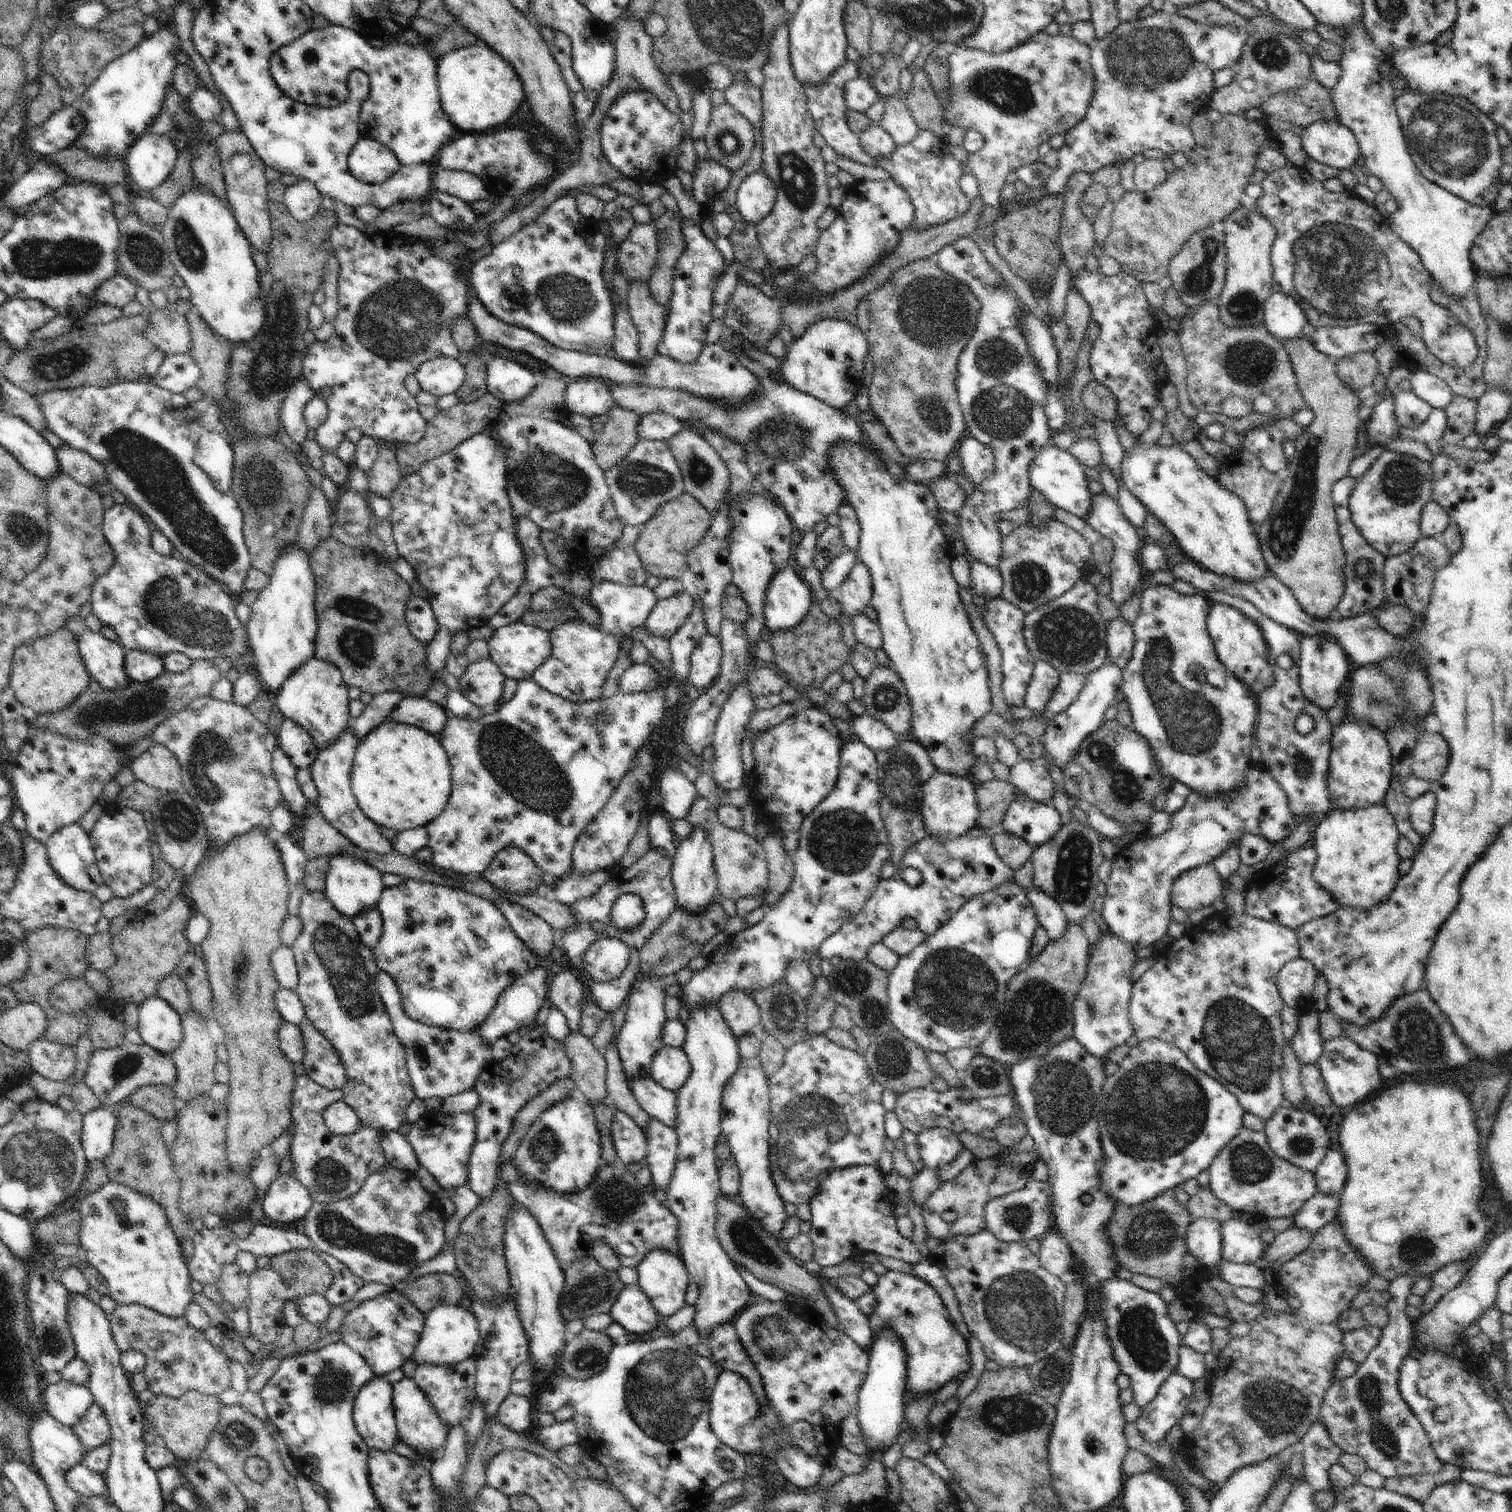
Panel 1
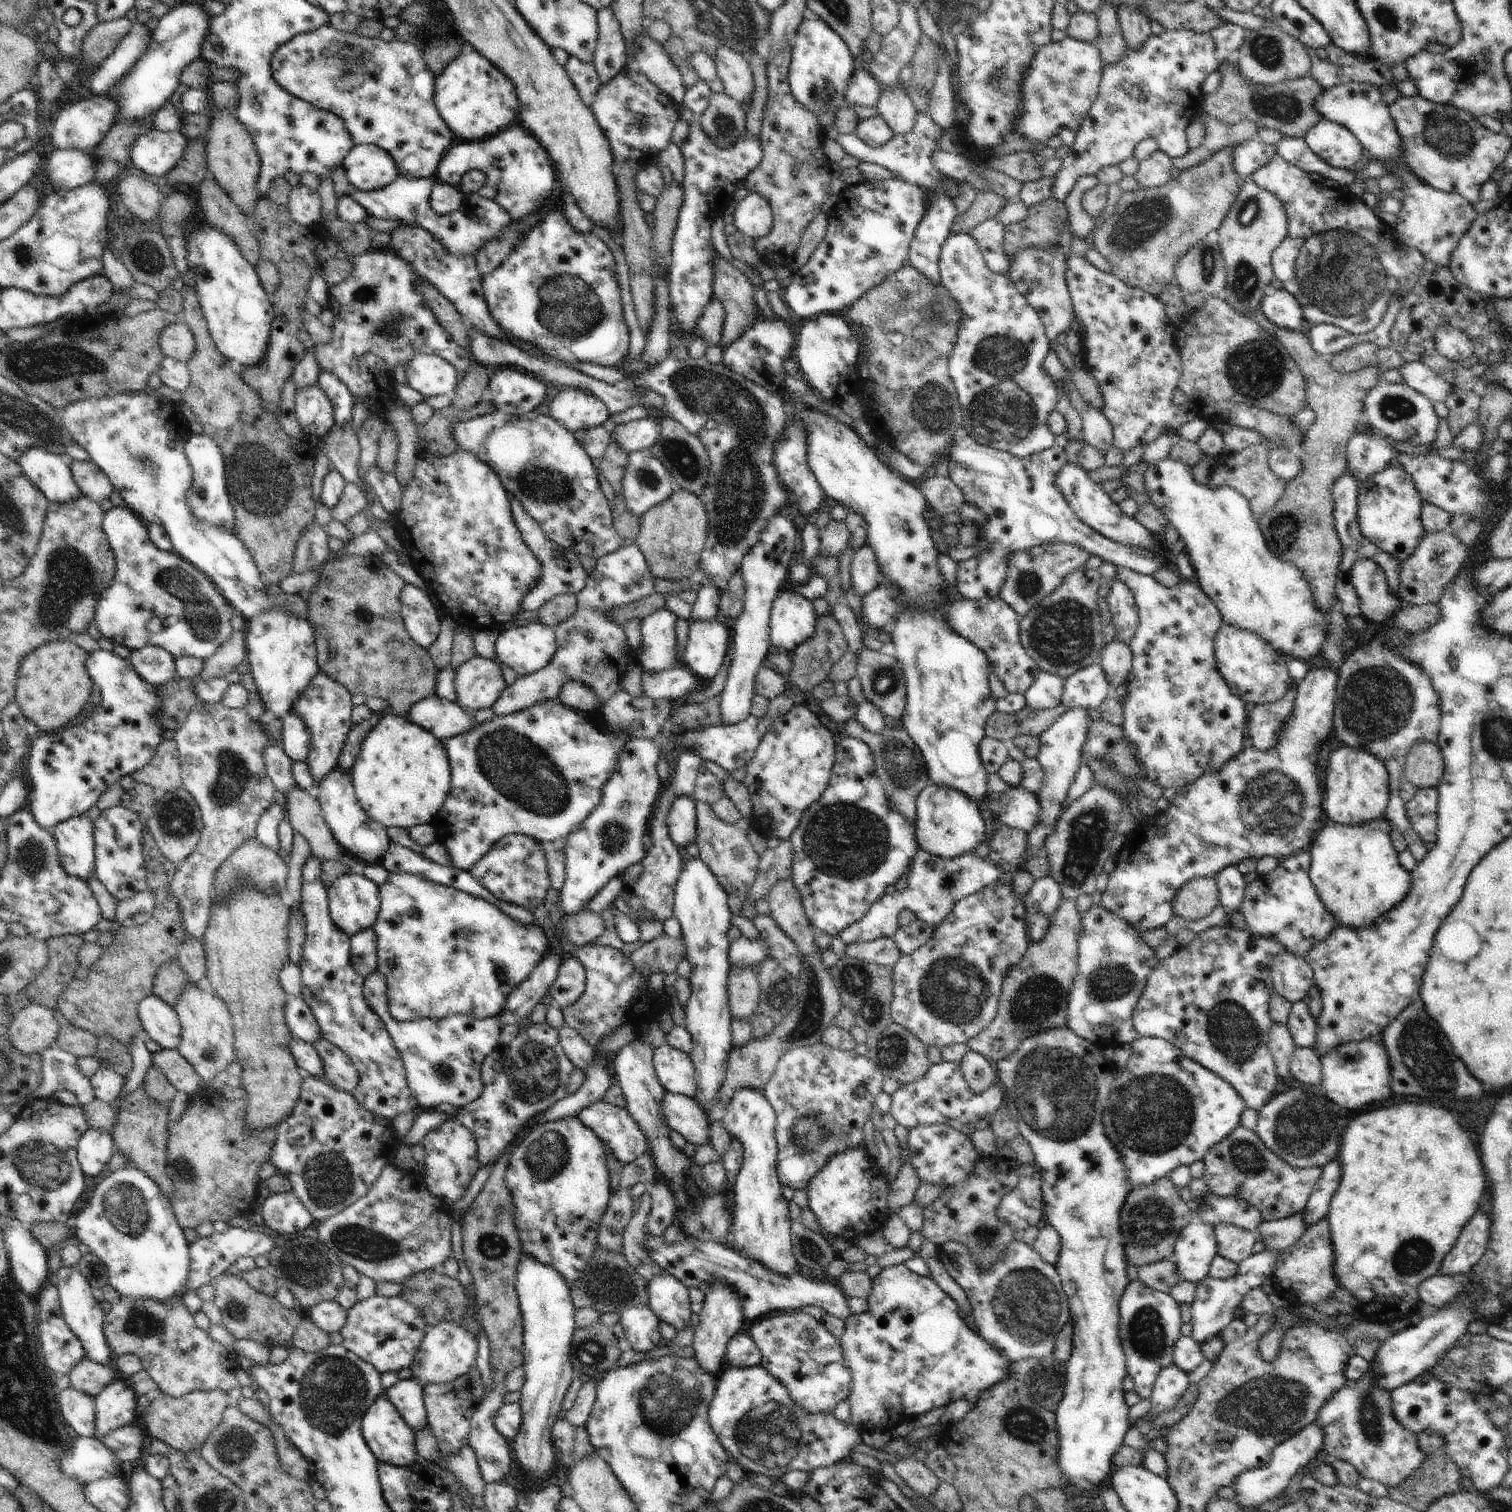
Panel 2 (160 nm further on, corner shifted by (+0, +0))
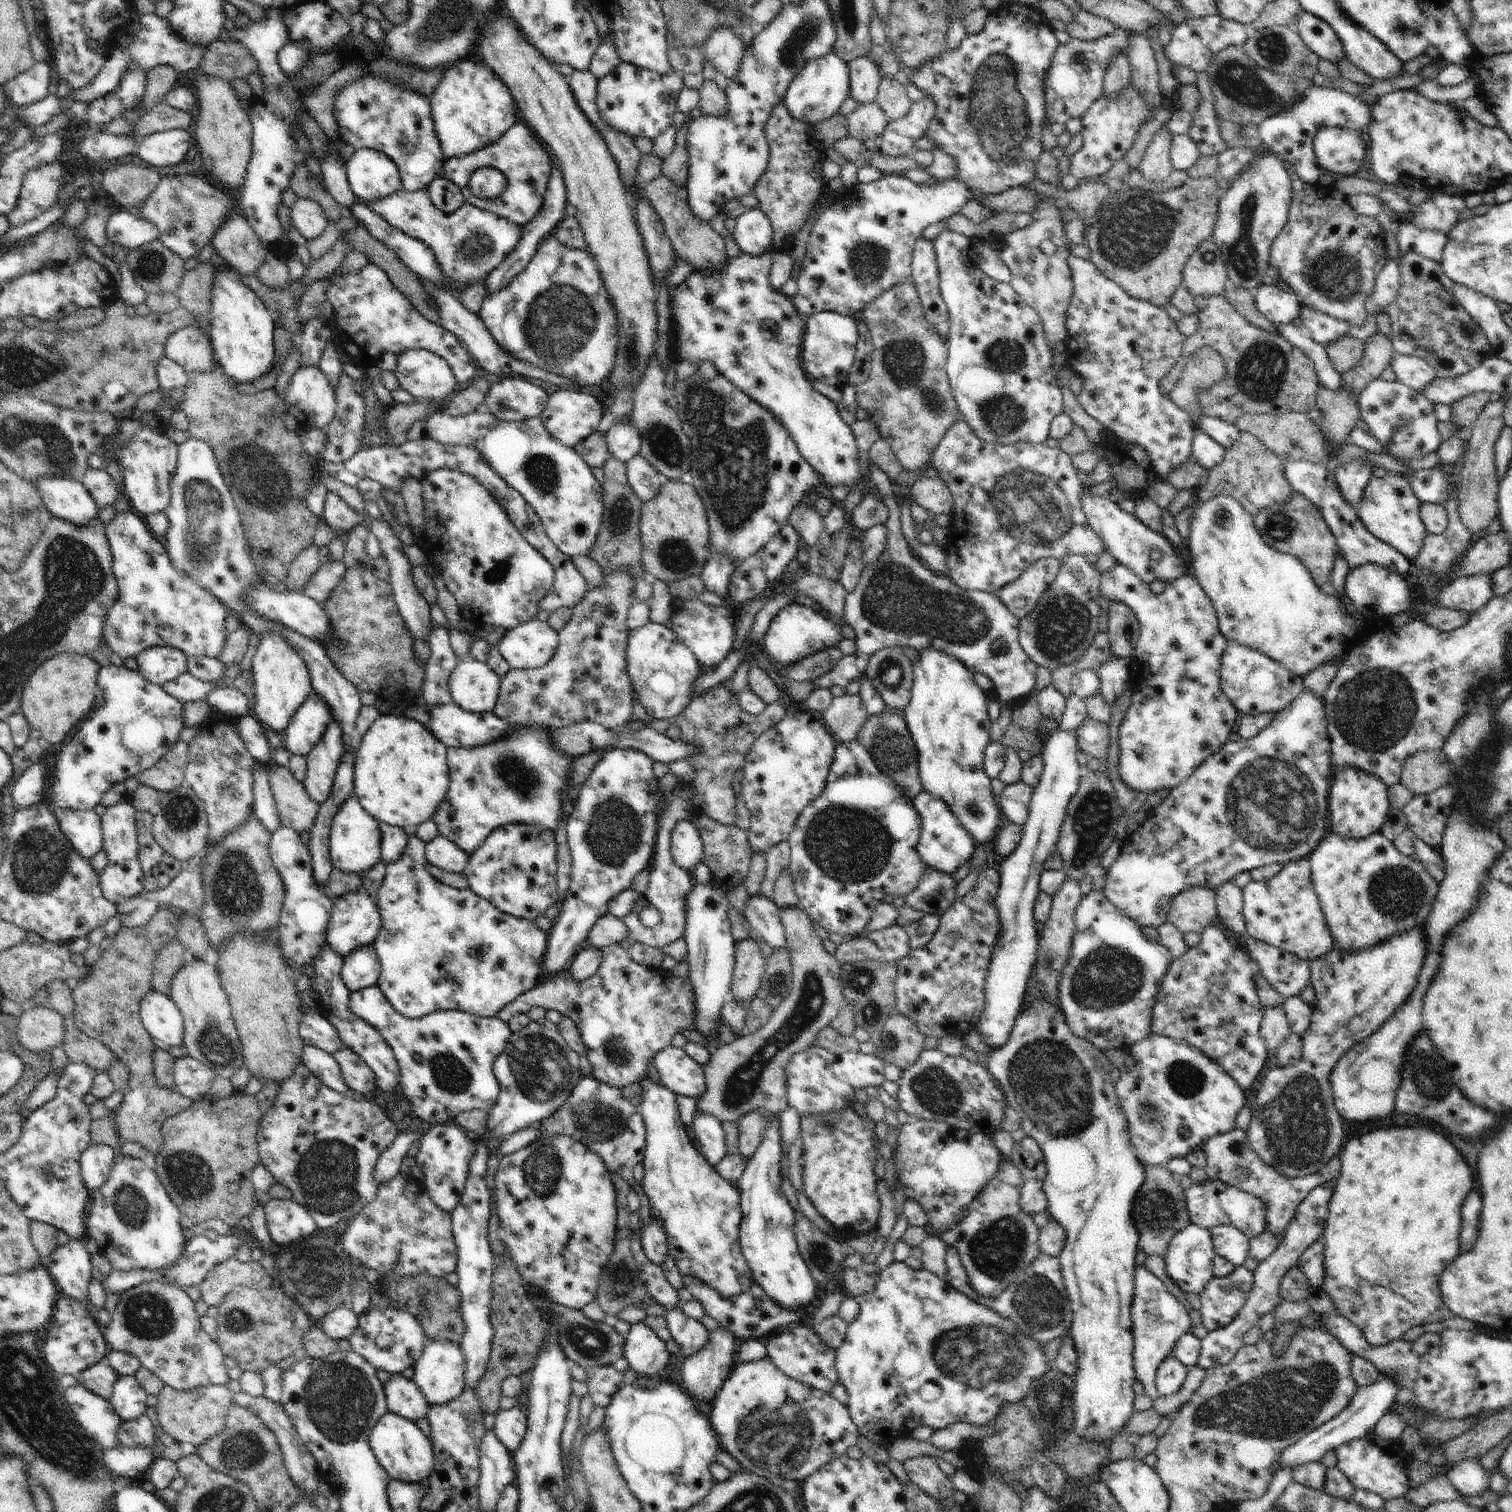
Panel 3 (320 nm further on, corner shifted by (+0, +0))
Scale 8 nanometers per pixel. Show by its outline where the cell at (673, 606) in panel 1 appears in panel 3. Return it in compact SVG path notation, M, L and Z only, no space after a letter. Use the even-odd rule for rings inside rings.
M650 620L645 626L632 630L629 634L626 668L632 682L633 697L644 706L651 719L671 721L697 696L692 686L703 668L690 648L679 641L676 632L664 624Z

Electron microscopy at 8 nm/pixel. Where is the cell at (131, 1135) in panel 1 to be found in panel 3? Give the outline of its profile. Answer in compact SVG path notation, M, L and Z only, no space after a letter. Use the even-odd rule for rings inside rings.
M161 909L144 926L129 928L122 925L114 942L102 951L102 956L89 967L89 974L79 979L73 990L76 1027L110 1048L124 1060L130 1072L130 1080L123 1091L124 1100L114 1113L120 1141L142 1144L153 1154L157 1154L163 1144L161 1127L164 1122L193 1104L190 1098L156 1084L153 1053L157 1043L142 1026L139 1012L140 1002L153 990L151 979L158 952L176 938L178 927L178 918L170 910Z

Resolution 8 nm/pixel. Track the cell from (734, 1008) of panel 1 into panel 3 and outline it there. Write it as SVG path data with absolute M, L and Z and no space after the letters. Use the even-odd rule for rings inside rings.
M749 937L738 942L735 950L730 996L740 1004L748 999L752 1000L759 992L765 967L766 959L756 940Z

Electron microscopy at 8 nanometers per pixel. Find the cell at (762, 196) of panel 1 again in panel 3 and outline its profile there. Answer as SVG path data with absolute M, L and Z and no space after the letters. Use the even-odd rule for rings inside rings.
M745 208L735 220L733 237L743 254L762 256L772 251L773 229L760 208Z

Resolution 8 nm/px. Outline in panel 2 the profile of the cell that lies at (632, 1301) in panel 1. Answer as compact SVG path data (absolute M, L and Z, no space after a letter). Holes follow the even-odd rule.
M632 1307L624 1309L619 1320L625 1338L636 1352L650 1352L662 1341L659 1331L660 1319L650 1307Z

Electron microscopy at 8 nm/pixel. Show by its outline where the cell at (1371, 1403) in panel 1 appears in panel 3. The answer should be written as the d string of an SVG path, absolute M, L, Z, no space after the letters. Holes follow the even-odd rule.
M1374 1430L1368 1432L1364 1438L1340 1444L1334 1451L1338 1456L1337 1468L1346 1474L1355 1489L1376 1492L1385 1502L1405 1497L1406 1492L1411 1489L1408 1471L1414 1458L1404 1450L1400 1440L1386 1440Z

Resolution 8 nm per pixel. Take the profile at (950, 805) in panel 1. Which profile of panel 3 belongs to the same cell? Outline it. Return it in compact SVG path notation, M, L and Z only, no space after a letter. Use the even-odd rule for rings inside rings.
M923 790L914 798L913 804L921 819L917 850L922 861L940 872L956 874L957 870L971 860L976 848L974 836L970 836L968 828L954 816L954 812L948 808L948 804L945 804L944 800L940 800L936 794Z

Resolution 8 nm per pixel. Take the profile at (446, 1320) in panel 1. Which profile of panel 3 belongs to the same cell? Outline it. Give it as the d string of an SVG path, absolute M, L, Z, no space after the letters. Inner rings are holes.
M434 1340L424 1348L422 1355L413 1365L413 1382L417 1388L426 1396L428 1405L448 1404L450 1400L456 1400L465 1386L466 1356L462 1348L452 1344L448 1340Z

